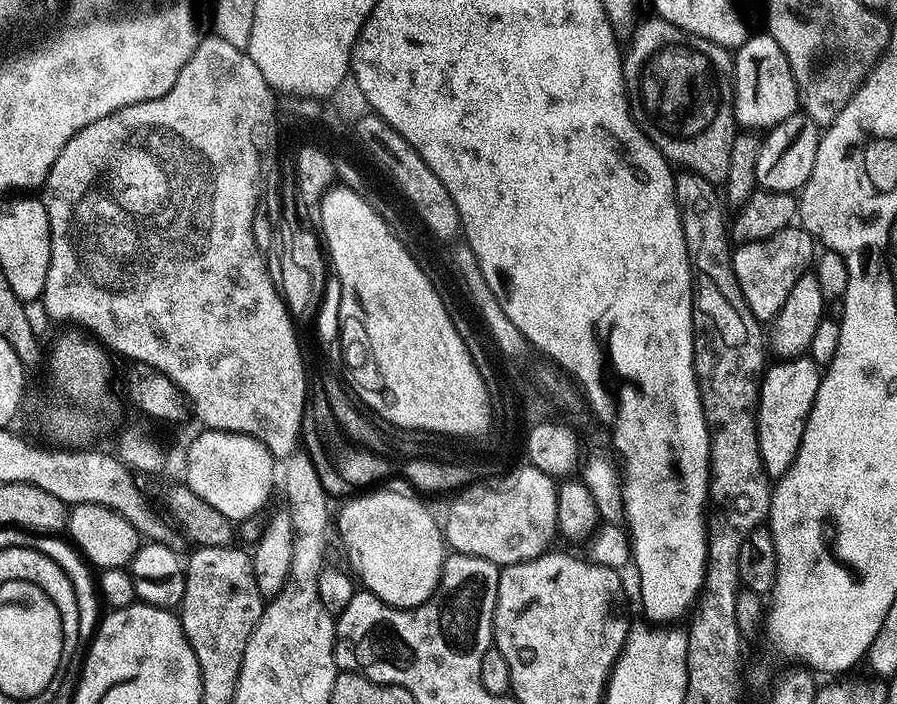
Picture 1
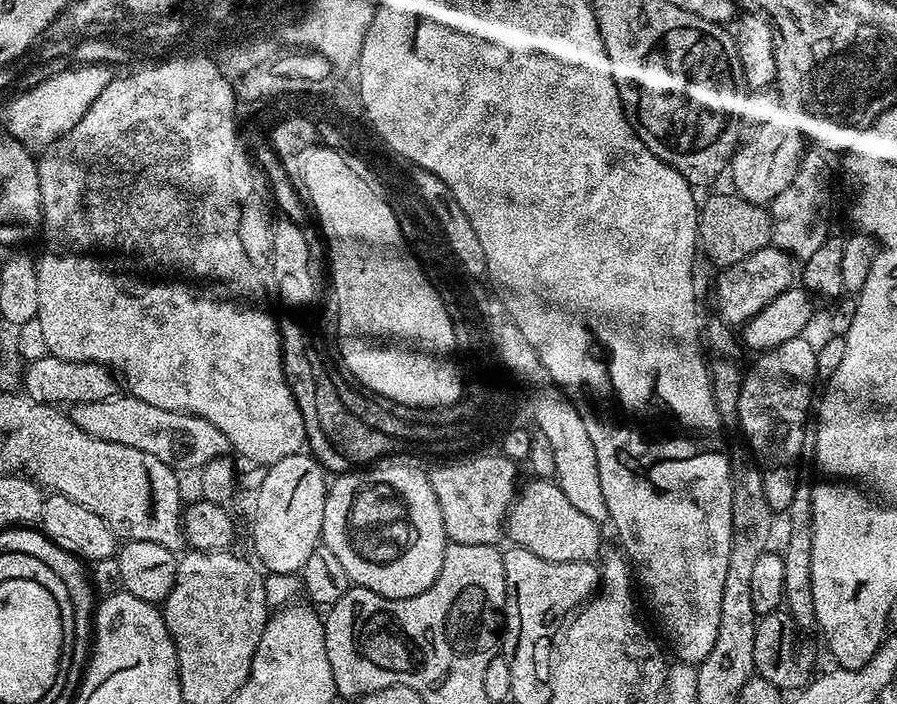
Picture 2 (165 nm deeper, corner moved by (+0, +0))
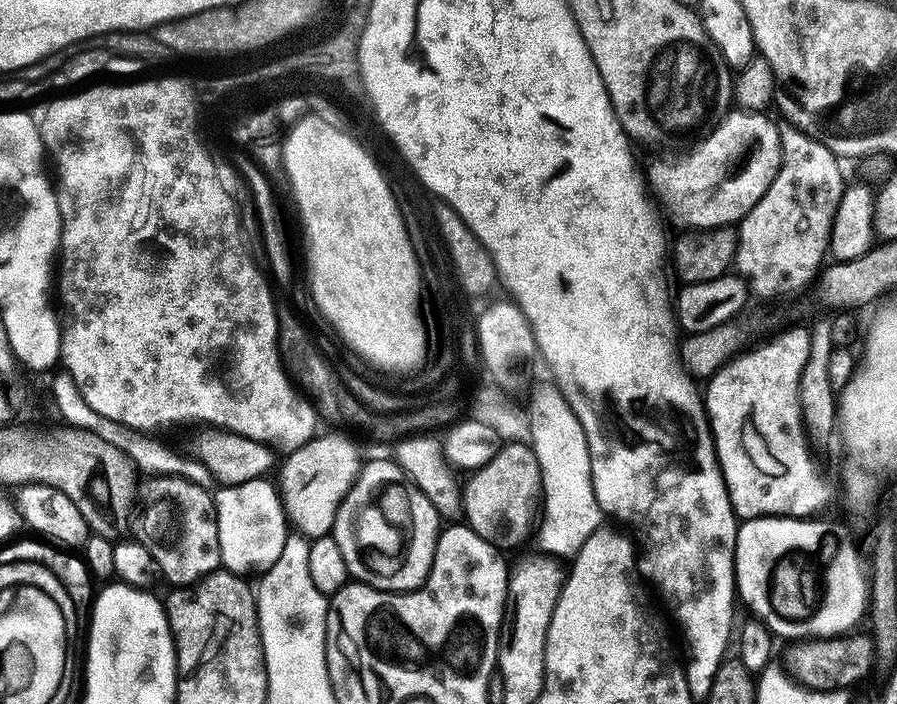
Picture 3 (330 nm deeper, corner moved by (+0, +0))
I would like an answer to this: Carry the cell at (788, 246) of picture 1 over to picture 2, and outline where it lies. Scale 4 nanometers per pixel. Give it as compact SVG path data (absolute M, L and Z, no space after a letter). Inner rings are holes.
M769 246L762 250L754 250L742 262L734 262L734 266L723 269L716 280L716 308L719 319L730 326L742 326L762 306L768 306L778 298L778 294L793 287L795 278L798 276L798 268L793 257L785 249ZM793 264L793 265L792 265ZM796 266L796 268L795 268Z

